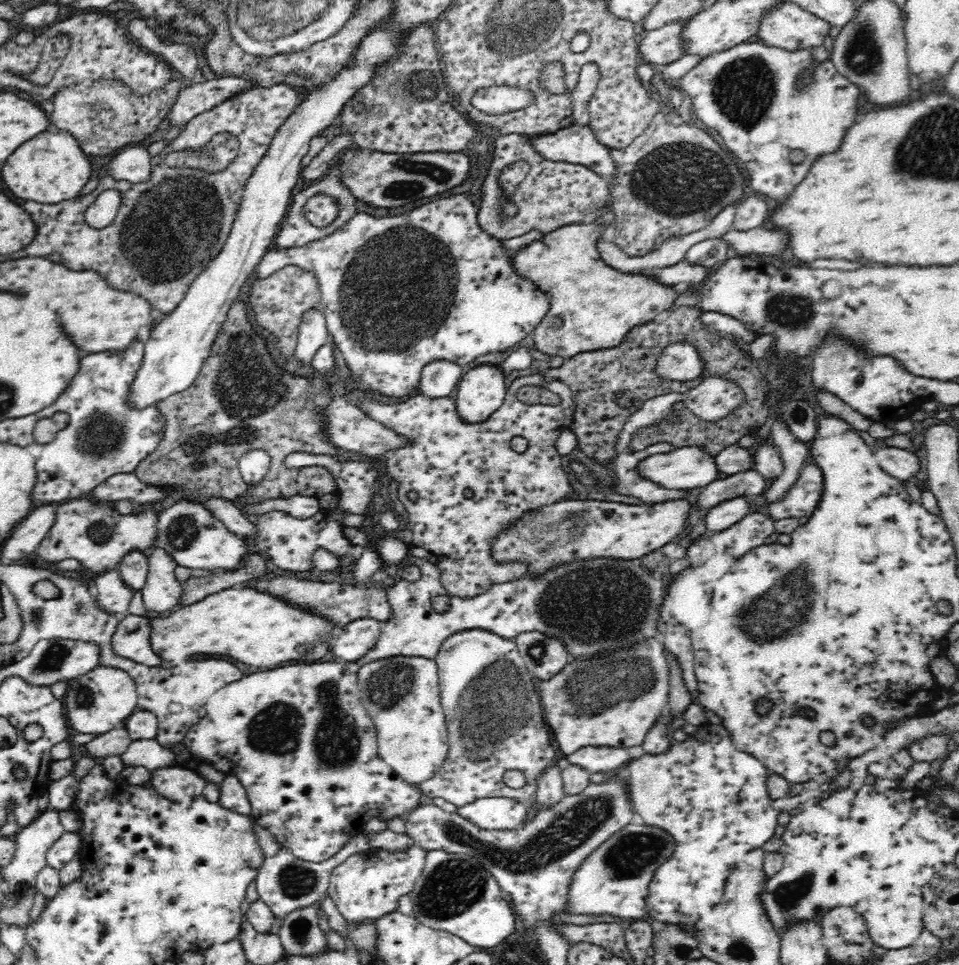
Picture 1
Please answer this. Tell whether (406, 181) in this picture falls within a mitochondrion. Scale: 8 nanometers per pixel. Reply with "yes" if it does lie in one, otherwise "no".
yes

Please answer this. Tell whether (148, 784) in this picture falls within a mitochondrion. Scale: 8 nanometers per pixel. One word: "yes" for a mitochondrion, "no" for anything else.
no

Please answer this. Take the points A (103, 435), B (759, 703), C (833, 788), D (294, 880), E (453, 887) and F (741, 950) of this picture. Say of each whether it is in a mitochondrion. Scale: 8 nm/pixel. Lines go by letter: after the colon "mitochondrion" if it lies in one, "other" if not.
A: mitochondrion
B: other
C: other
D: mitochondrion
E: mitochondrion
F: mitochondrion

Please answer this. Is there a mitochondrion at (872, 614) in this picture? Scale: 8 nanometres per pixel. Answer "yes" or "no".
no

